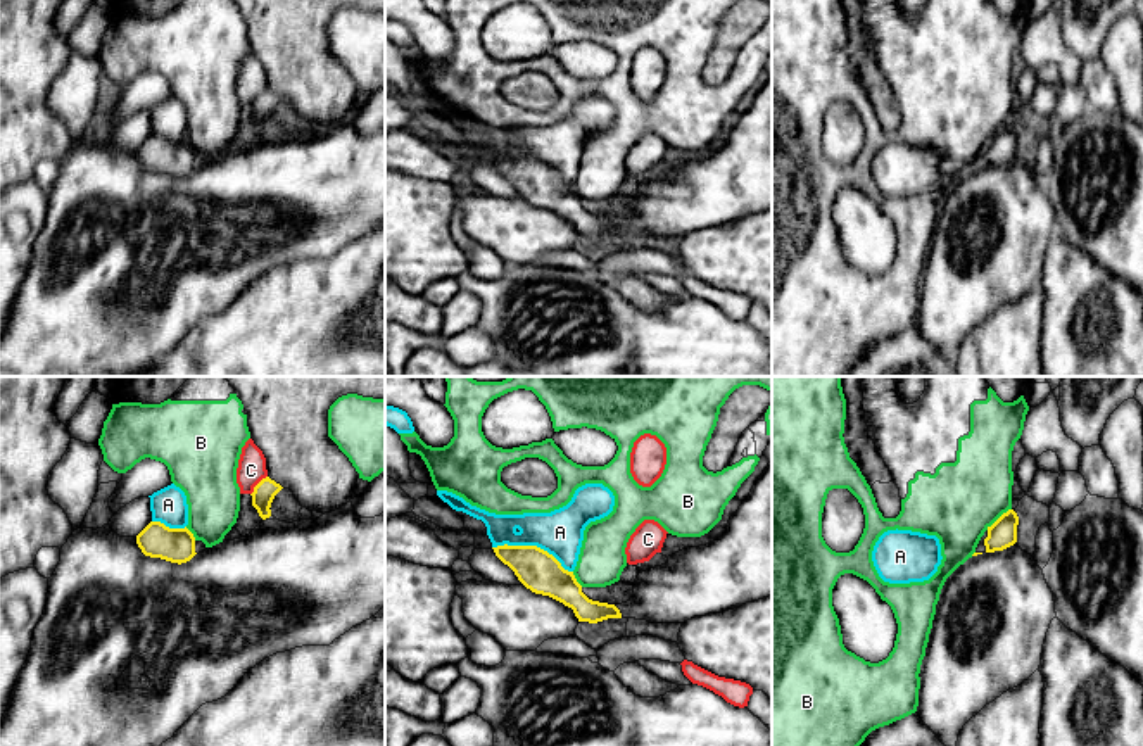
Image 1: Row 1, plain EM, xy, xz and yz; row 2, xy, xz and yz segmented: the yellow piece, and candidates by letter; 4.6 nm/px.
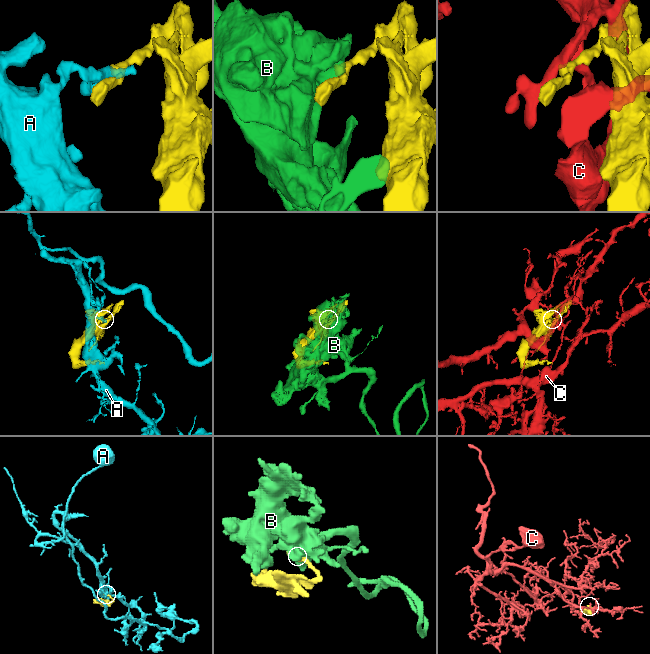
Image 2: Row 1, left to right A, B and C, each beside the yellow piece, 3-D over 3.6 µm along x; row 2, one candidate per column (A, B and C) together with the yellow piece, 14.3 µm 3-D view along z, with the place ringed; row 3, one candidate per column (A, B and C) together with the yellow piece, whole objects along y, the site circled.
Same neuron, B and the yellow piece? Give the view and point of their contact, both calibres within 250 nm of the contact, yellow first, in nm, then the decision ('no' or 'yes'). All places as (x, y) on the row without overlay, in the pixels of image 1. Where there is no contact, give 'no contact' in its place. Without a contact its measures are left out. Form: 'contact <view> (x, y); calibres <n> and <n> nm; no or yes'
contact yz (1000, 130); calibres 140 and 360 nm; no

